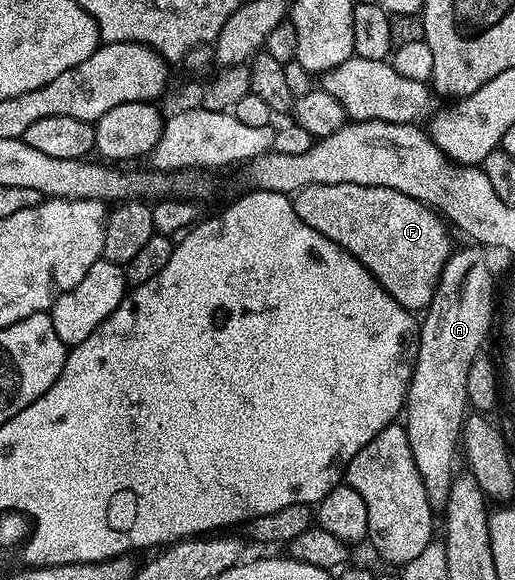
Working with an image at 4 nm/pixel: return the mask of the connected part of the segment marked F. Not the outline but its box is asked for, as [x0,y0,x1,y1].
[292,184,454,312]

